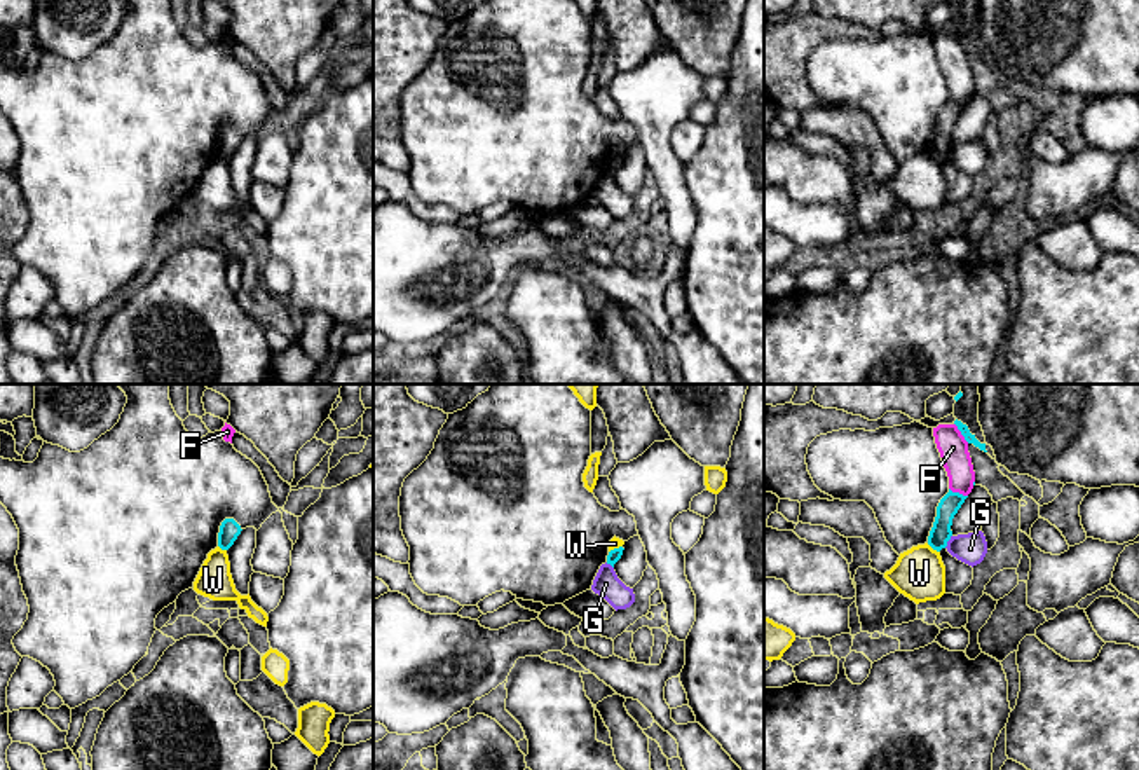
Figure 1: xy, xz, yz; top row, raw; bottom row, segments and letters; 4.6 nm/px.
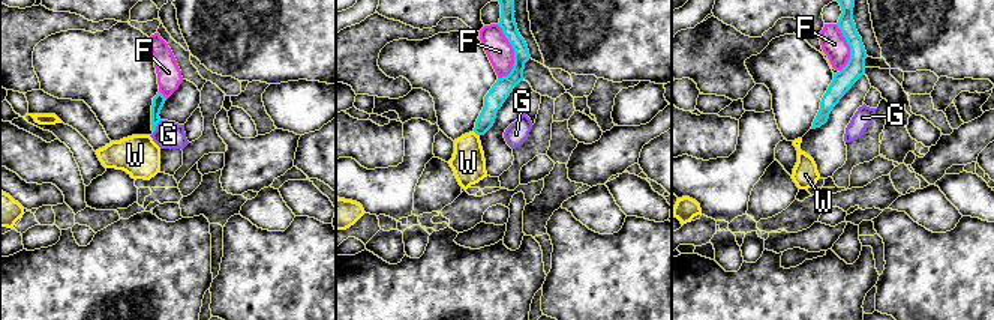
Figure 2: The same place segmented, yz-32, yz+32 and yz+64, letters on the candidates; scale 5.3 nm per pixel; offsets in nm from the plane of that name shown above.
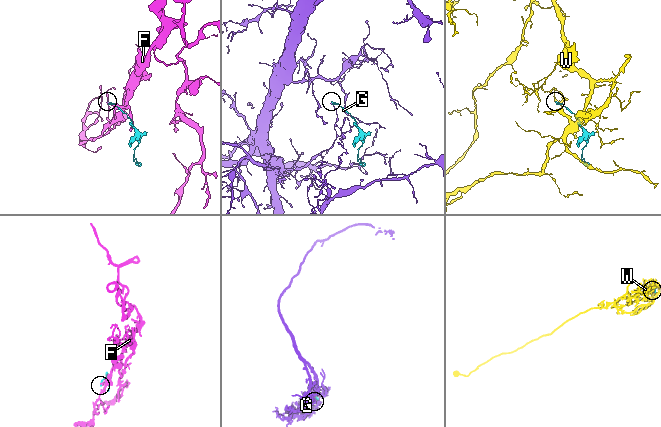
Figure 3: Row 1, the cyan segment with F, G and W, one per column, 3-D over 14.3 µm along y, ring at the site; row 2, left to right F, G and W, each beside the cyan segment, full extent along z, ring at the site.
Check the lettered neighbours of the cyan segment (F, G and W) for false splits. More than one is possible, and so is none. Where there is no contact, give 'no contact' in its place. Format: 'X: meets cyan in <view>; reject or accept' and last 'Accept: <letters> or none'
F: meets cyan in yz; reject
G: meets cyan in yz; reject
W: meets cyan in yz; reject
Accept: none

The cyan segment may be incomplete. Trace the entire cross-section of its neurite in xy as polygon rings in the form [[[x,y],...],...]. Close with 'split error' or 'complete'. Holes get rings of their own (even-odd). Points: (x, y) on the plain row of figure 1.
[[[225,127],[220,134],[218,155],[222,159],[228,159],[241,143],[241,140],[241,134],[234,127]]]; complete

